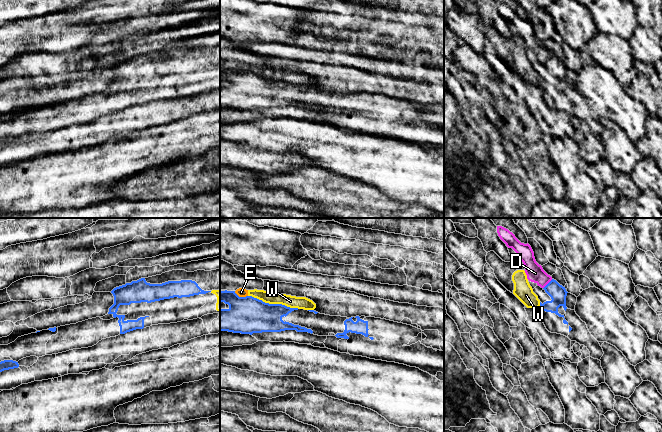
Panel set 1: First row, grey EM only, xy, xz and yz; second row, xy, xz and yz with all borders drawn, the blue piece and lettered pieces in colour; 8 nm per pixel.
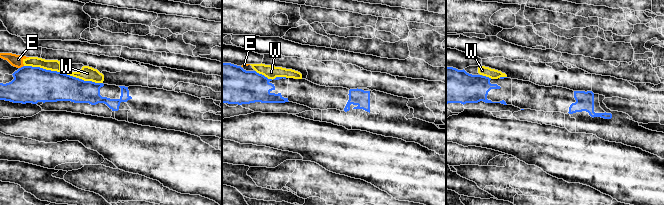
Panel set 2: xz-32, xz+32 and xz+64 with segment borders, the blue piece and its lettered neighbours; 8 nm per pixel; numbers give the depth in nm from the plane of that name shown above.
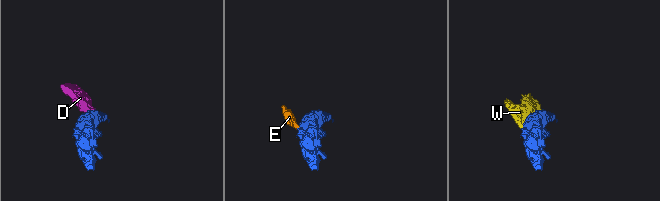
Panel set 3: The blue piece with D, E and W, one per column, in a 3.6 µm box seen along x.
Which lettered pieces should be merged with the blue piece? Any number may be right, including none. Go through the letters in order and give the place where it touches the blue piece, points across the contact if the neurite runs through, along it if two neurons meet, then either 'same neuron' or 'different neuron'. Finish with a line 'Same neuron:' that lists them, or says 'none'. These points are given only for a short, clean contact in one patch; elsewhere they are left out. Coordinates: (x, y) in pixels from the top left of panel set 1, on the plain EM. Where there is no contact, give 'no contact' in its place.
D: yz (547, 60) | along yz (552, 55), (543, 64) | different neuron
E: xz (241, 73) | along xz (234, 67), (239, 72), (247, 72) | different neuron
W: xz (273, 80) | different neuron
Same neuron: none

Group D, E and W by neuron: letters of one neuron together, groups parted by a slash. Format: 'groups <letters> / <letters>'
groups D / E W

